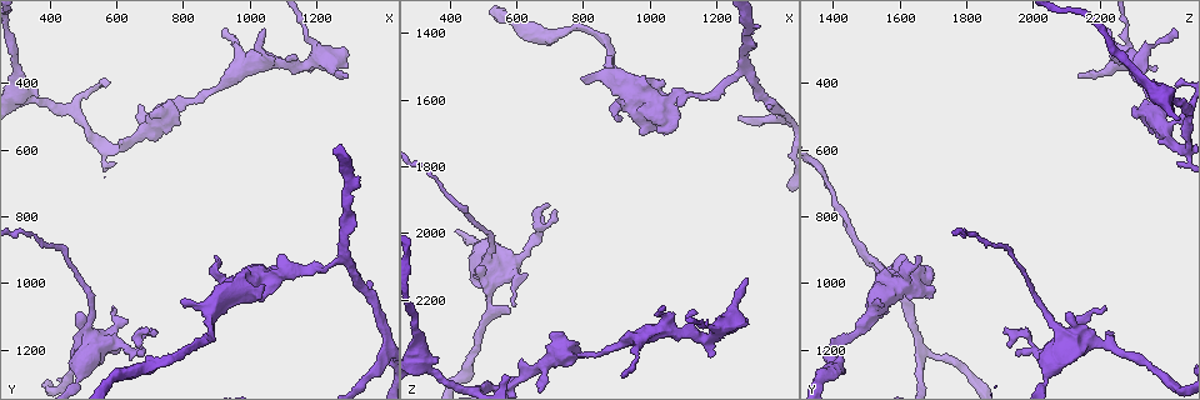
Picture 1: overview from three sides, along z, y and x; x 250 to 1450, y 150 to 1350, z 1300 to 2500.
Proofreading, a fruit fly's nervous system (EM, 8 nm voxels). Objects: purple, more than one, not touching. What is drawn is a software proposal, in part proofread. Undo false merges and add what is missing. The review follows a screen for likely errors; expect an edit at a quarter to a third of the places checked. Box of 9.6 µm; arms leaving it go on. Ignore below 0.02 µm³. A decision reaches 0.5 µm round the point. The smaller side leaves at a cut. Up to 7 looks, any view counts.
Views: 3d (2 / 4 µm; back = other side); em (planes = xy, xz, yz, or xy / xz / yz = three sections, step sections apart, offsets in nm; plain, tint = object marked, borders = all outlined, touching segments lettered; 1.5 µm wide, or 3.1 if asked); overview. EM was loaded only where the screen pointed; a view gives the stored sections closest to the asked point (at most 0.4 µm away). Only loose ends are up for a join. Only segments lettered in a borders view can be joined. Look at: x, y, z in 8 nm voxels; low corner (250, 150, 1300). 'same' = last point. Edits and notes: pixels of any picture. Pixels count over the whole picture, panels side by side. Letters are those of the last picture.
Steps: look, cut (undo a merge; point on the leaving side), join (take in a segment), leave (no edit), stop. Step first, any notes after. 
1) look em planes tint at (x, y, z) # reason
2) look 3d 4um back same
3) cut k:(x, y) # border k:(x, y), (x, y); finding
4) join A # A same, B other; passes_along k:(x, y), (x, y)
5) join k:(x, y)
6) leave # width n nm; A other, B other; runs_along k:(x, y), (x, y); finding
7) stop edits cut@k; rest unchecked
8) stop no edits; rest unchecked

look 3d 2um at (900, 910, 1660) # thin end

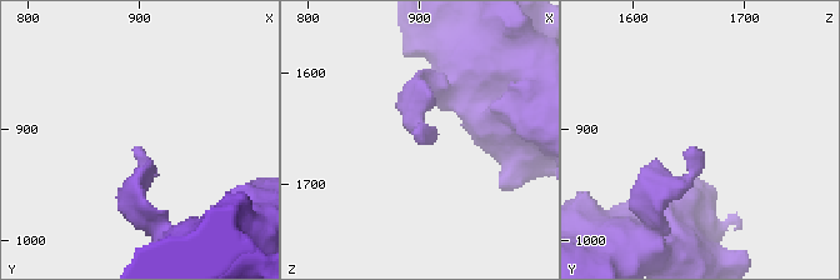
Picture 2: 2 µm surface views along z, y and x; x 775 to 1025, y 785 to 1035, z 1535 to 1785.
look em xy step 8 borders at (896, 922, 1654) # shape alone is not enough

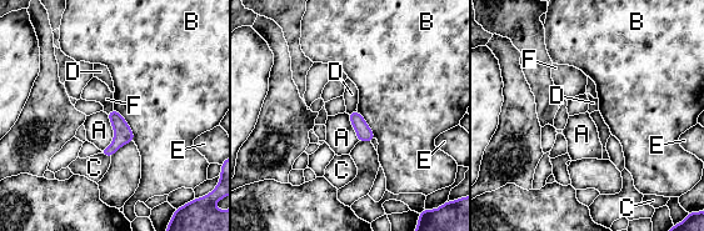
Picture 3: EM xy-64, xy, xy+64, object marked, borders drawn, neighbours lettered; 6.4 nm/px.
look em planes borders same

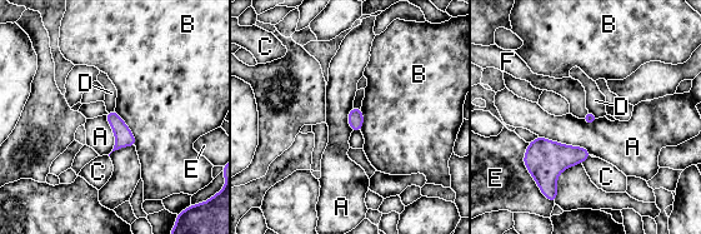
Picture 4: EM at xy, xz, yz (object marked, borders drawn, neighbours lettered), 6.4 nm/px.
leave # A other, B other, C other, D other, E other, F other; border 4:(539, 135), (581, 145), (591, 154); none of them fits

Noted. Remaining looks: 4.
look 3d 4um at (880, 1100, 1520) # sudden change in width

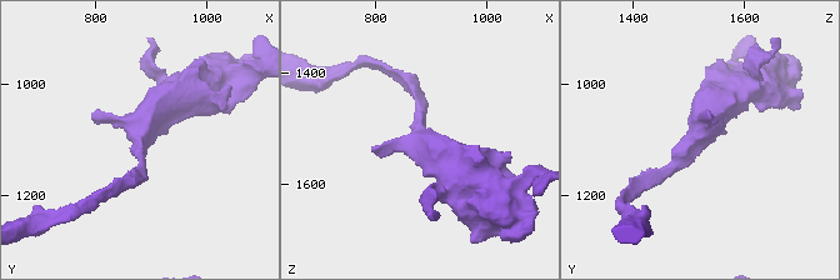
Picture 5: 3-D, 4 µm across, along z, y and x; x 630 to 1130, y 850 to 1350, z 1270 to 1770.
look em planes borders at (880, 1095, 1515)

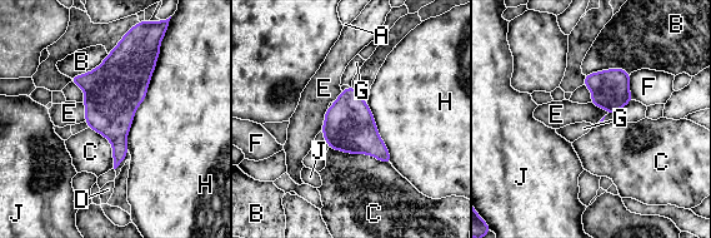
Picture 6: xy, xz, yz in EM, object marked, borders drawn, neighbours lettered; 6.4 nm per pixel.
leave # A other, B other, C other, D other, E other, F other, G other, H other, J other; border 6:(329, 147), (370, 154), (390, 164); all the same neuron

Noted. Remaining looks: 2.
stop no edits; rest unchecked

